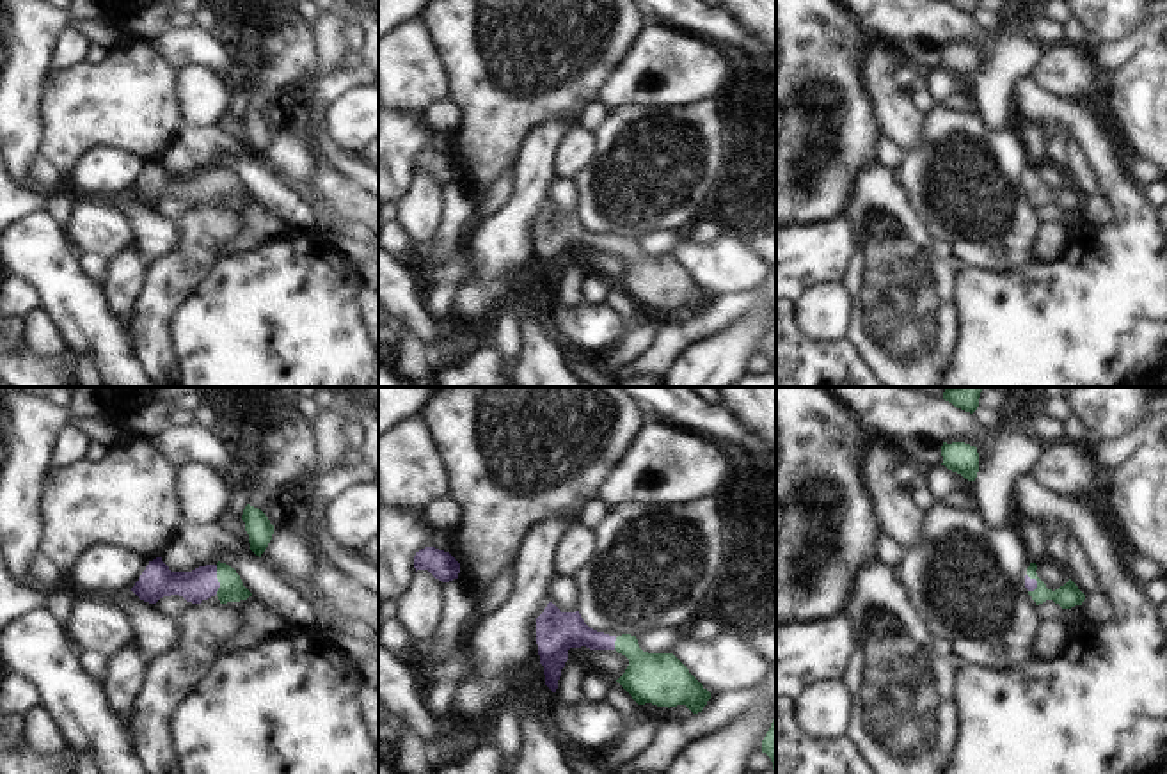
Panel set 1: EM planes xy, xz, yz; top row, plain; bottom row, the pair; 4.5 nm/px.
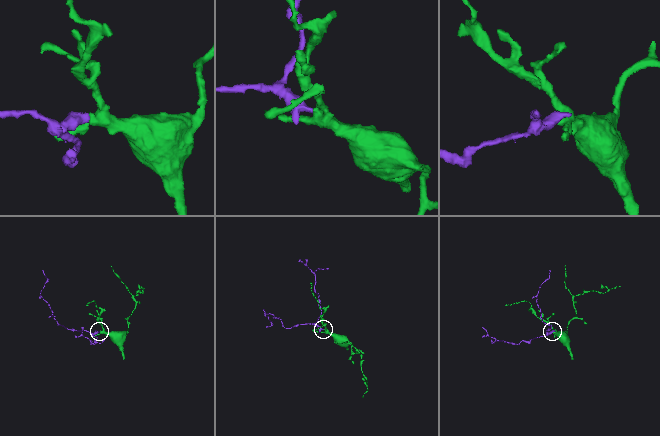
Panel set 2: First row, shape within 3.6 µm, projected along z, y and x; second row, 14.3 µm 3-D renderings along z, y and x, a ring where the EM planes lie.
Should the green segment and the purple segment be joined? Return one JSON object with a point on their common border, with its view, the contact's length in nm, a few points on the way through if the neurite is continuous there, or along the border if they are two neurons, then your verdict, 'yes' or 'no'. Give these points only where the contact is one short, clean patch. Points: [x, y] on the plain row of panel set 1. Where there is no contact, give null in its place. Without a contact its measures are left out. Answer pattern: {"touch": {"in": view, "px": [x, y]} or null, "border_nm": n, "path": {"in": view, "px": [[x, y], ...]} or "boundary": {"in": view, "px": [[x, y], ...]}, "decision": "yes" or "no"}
{"touch": {"in": "xy", "px": [219, 181]}, "border_nm": 140, "path": {"in": "xy", "px": [[231, 190], [219, 181], [199, 187]]}, "decision": "yes"}

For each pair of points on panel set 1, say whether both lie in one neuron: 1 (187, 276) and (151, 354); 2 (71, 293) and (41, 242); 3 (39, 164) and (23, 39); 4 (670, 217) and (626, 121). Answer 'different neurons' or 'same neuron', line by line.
1: same neuron
2: same neuron
3: different neurons
4: same neuron

